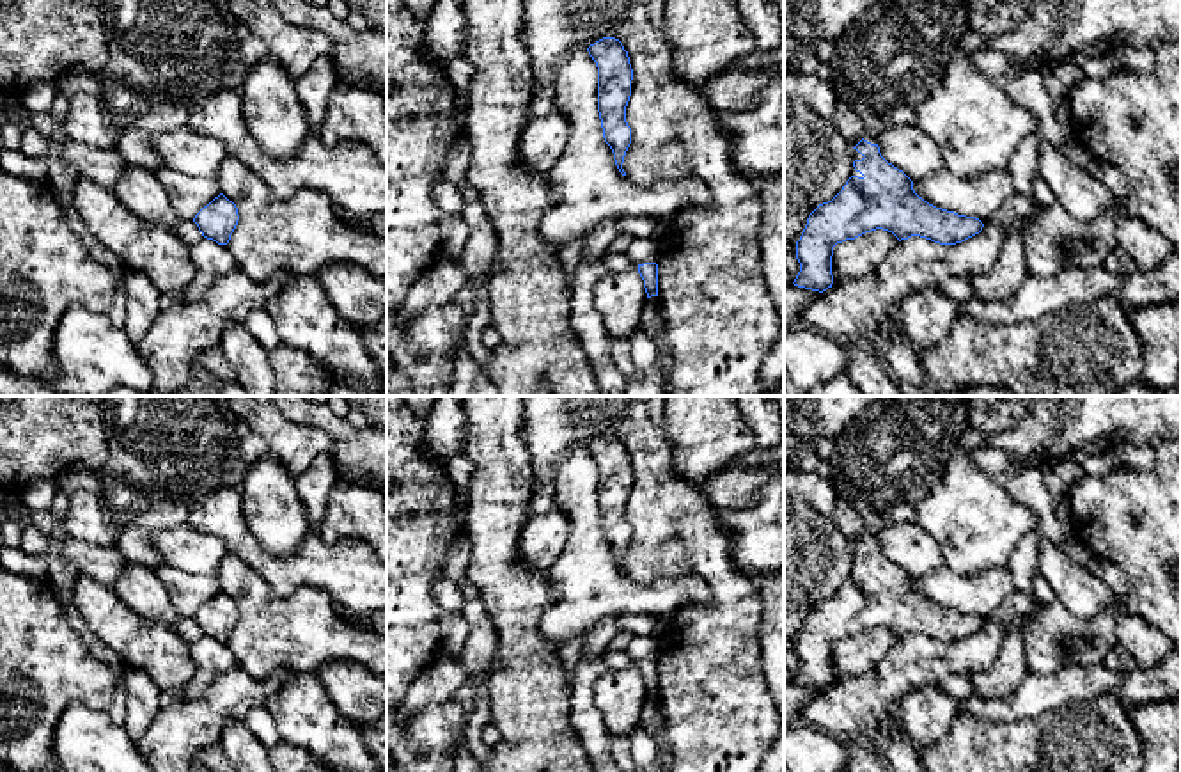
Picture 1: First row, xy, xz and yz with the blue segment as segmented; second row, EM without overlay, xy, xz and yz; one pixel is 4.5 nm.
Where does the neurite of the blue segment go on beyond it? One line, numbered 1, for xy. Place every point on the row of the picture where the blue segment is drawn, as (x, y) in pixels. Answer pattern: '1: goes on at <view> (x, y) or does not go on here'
1: does not go on here

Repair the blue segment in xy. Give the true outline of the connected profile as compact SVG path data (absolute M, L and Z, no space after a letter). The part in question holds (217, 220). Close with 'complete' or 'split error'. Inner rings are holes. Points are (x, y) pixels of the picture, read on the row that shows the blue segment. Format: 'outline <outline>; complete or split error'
outline M223 193L215 197L193 218L202 236L216 241L218 245L229 243L238 220L239 215L236 204L229 201Z; complete

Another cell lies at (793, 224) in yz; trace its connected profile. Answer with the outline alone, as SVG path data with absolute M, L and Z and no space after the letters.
M814 209L784 217L784 286L793 284L800 272L796 241L800 240L812 211Z

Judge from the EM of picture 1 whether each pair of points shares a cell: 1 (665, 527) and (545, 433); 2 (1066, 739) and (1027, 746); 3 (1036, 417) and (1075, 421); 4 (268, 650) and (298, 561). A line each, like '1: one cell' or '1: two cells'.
1: two cells
2: one cell
3: two cells
4: two cells

